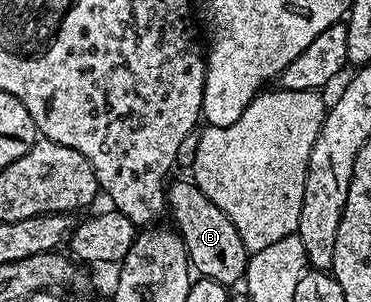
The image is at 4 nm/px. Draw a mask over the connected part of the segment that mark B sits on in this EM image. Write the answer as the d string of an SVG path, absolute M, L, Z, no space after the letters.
M189 178L178 179L169 184L166 188L166 205L168 208L169 218L174 218L173 226L181 235L184 245L186 246L186 256L190 259L190 266L201 278L211 279L217 283L233 285L234 282L241 280L246 274L246 264L248 252L244 241L240 241L240 233L236 233L236 225L228 221L228 217Z

